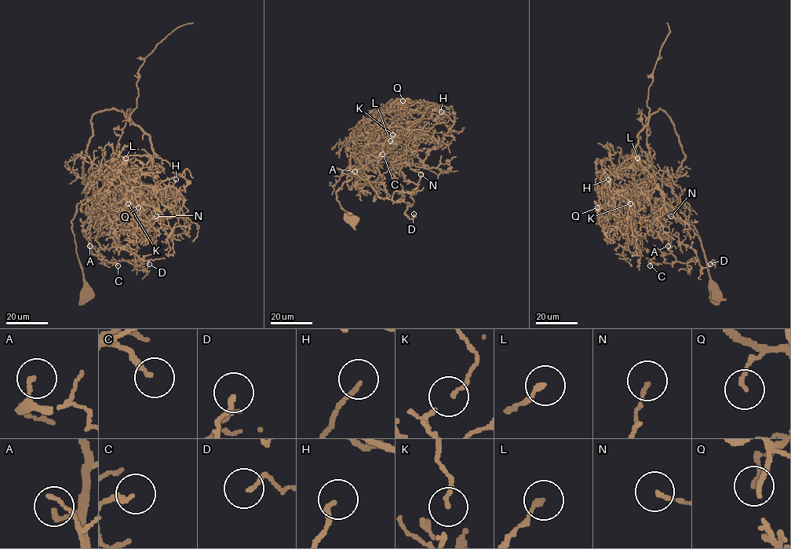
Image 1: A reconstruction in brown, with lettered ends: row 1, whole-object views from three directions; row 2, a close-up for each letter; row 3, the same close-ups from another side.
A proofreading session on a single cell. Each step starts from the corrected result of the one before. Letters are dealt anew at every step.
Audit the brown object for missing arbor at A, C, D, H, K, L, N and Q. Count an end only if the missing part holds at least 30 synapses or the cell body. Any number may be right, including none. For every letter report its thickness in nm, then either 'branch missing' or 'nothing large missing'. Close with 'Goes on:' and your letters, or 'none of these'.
A: calibre 160 nm; nothing large missing
C: calibre 200 nm; nothing large missing
D: calibre 140 nm; nothing large missing
H: calibre 150 nm; nothing large missing
K: calibre 90 nm; nothing large missing
L: calibre 180 nm; nothing large missing
N: calibre 120 nm; nothing large missing
Q: calibre 130 nm; nothing large missing
Goes on: none of these

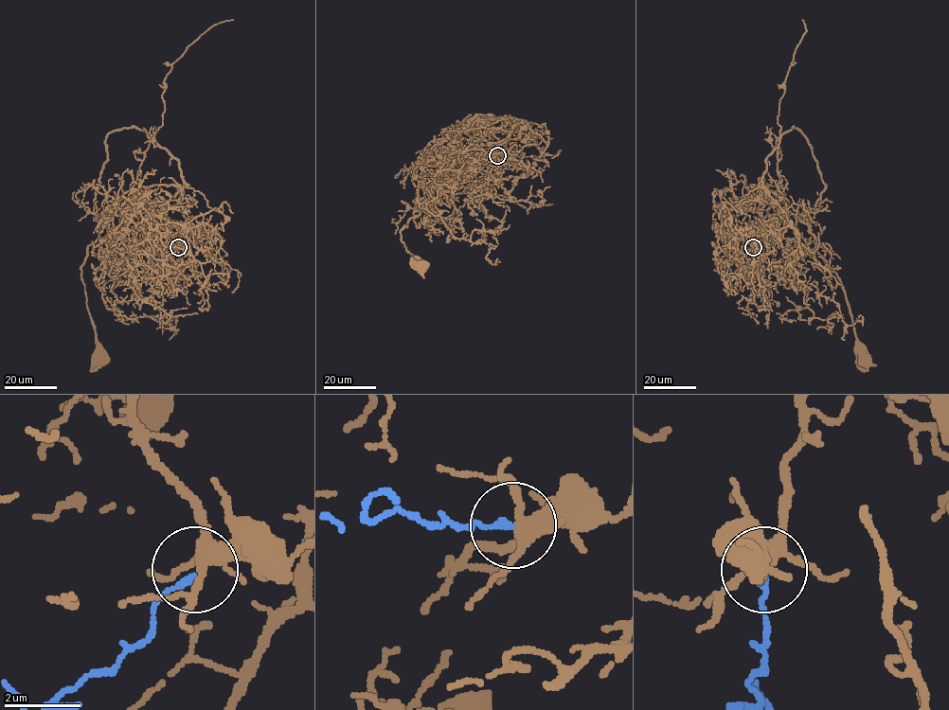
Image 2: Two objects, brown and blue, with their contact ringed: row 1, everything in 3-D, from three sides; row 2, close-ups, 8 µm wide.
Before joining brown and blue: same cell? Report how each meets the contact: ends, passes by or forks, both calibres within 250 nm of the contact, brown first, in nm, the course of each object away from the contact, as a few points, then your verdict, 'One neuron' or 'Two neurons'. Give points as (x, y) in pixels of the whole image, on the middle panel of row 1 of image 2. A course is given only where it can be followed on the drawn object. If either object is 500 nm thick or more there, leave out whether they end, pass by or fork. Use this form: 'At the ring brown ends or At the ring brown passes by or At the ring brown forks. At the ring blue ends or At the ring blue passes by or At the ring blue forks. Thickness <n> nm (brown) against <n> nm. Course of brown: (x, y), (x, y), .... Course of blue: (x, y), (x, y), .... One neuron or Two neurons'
At the ring brown forks. At the ring blue ends. Thickness 320 nm (brown) against 160 nm. Course of brown: (497, 155), (479, 162), (458, 187), (438, 189), (420, 214), (413, 216), (401, 231), (406, 250), (422, 266). Course of blue: (497, 155), (484, 154). One neuron

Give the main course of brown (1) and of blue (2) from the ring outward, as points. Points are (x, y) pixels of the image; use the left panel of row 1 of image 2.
1: (177, 247), (173, 235), (152, 219), (144, 219), (139, 212), (117, 210), (88, 246), (81, 279), (102, 360)
2: (177, 247), (164, 259), (165, 265)

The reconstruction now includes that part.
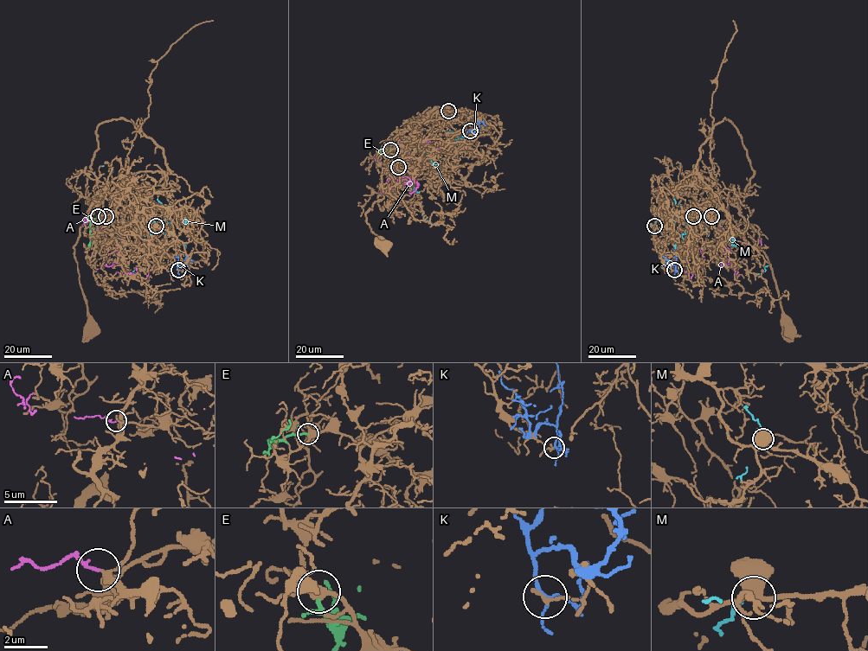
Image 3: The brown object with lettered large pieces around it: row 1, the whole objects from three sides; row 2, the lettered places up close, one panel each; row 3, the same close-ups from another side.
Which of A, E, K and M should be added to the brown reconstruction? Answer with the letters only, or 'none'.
none

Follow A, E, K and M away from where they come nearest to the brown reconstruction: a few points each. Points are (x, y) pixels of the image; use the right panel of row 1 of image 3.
A: (711, 216), (726, 247), (723, 252), (726, 259), (721, 263), (704, 258), (692, 271), (691, 278)
E: (693, 216), (697, 247)
K: (674, 271), (675, 266), (669, 266), (665, 258), (670, 261)
M: (654, 226), (658, 219), (697, 216), (731, 239), (708, 232), (702, 228), (684, 232), (675, 248)

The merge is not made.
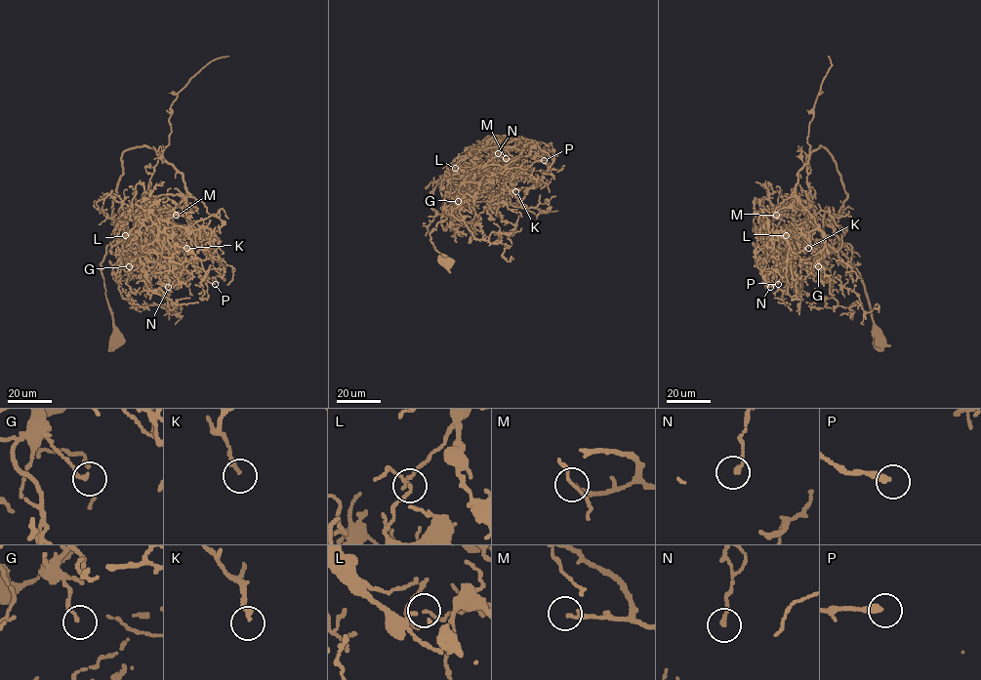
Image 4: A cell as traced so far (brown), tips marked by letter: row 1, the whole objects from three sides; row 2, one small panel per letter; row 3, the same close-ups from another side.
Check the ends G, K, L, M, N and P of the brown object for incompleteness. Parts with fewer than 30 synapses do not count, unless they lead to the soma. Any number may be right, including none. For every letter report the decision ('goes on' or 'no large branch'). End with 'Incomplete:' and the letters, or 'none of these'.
G: no large branch
K: no large branch
L: no large branch
M: goes on
N: no large branch
P: goes on
Incomplete: M, P

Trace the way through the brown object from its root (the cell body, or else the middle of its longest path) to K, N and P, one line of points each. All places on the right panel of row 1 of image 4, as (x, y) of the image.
K: (880, 340), (860, 272), (848, 260), (846, 249), (839, 244), (835, 230), (817, 216), (795, 229), (808, 248)
N: (880, 340), (860, 272), (848, 260), (835, 230), (824, 223), (822, 239), (801, 237), (791, 246), (770, 287)
P: (880, 340), (860, 272), (848, 260), (835, 230), (817, 216), (792, 231), (783, 229), (797, 254), (778, 284)

